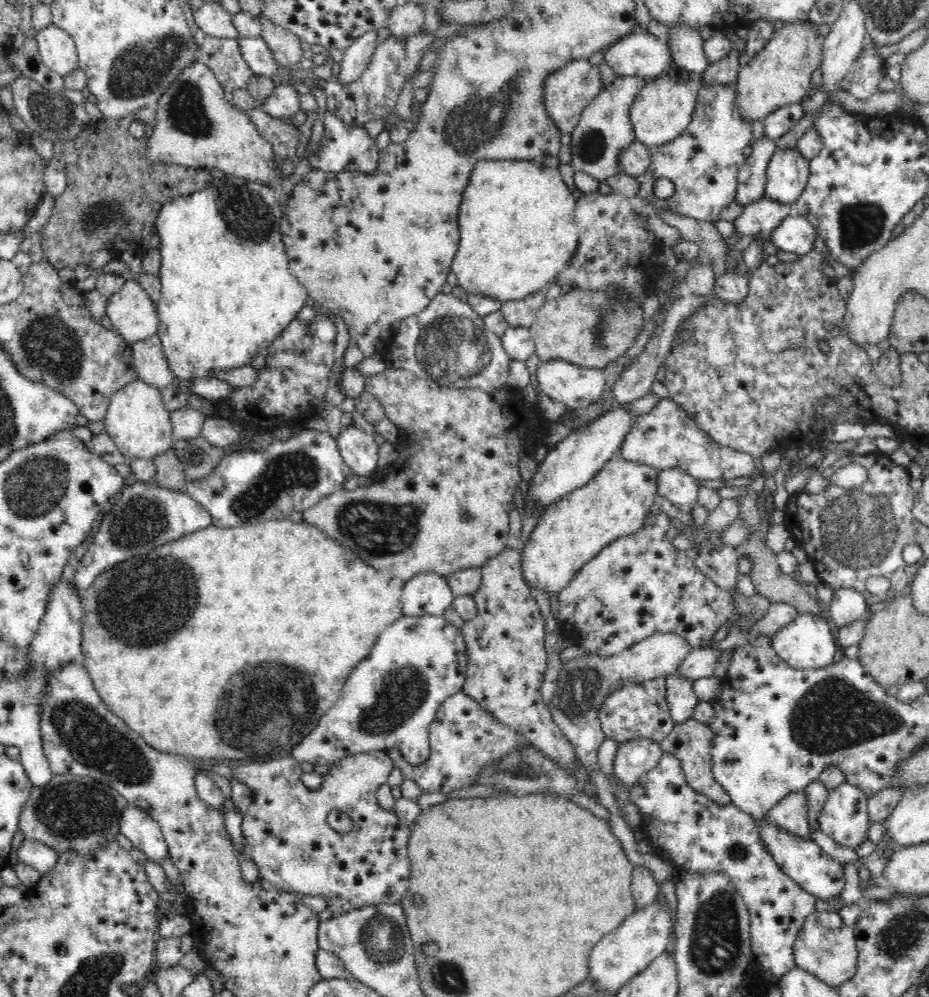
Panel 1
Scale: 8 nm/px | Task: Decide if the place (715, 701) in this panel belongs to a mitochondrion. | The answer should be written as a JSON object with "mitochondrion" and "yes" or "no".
{"mitochondrion":"no"}

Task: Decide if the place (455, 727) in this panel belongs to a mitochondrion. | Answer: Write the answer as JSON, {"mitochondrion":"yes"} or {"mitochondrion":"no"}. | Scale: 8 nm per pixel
{"mitochondrion":"no"}

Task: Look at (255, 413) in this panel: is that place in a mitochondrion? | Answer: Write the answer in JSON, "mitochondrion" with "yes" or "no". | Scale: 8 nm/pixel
{"mitochondrion":"no"}

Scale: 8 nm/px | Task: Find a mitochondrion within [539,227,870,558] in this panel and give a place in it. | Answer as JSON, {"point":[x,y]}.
{"point":[615,305]}

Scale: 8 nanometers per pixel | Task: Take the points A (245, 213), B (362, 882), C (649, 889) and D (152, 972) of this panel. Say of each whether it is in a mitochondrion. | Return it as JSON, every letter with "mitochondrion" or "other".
{"A":"mitochondrion","B":"other","C":"other","D":"other"}

